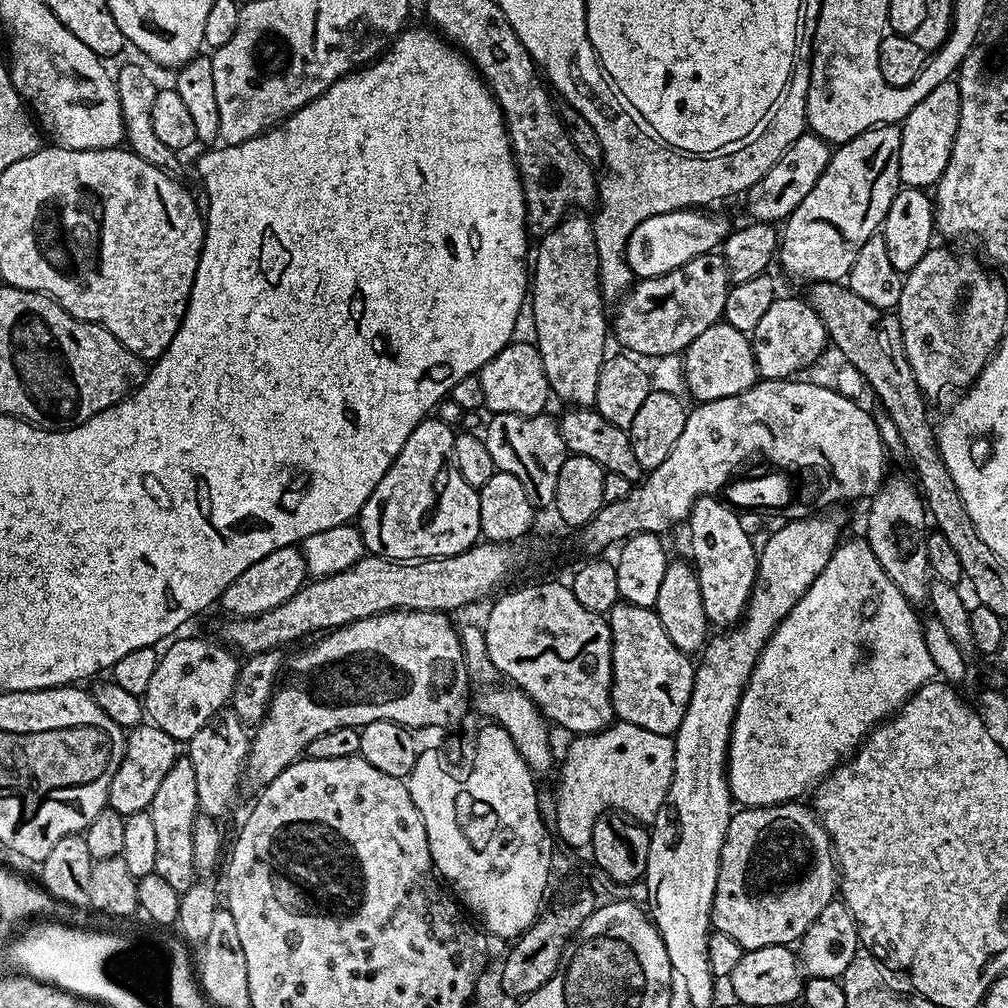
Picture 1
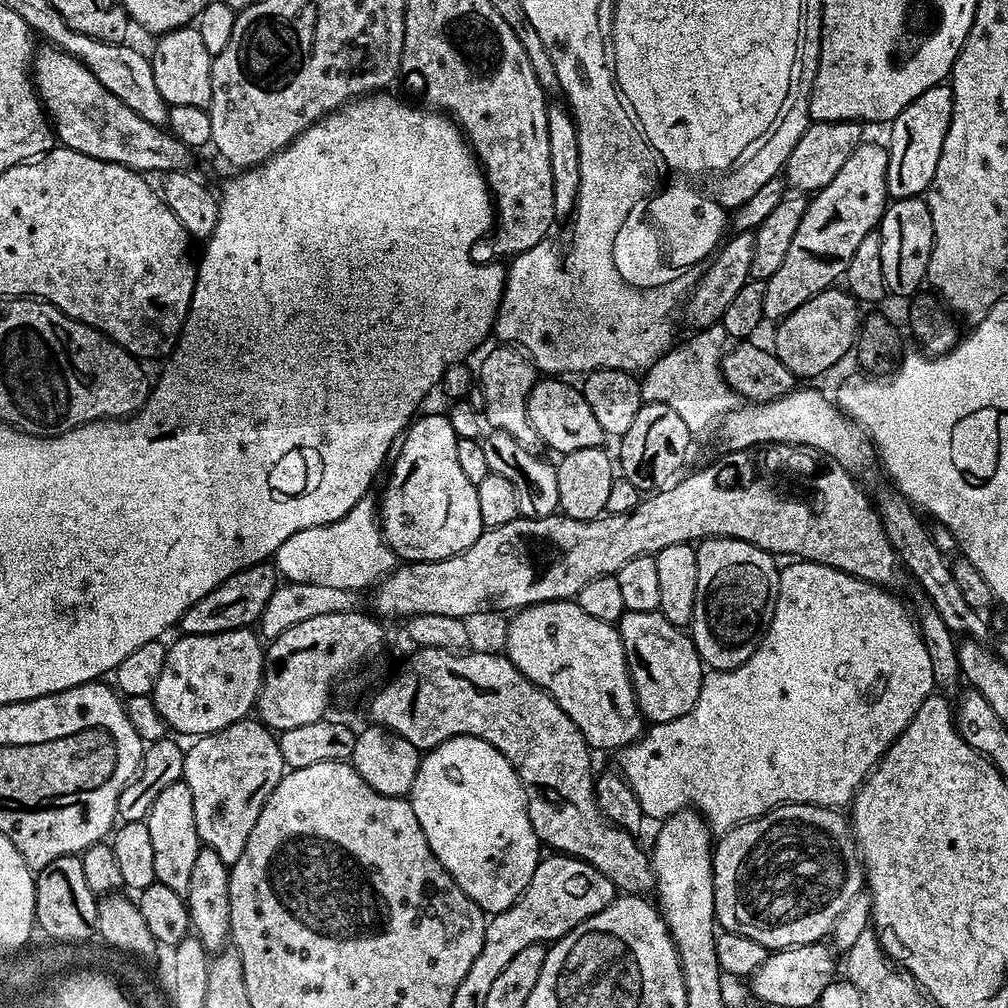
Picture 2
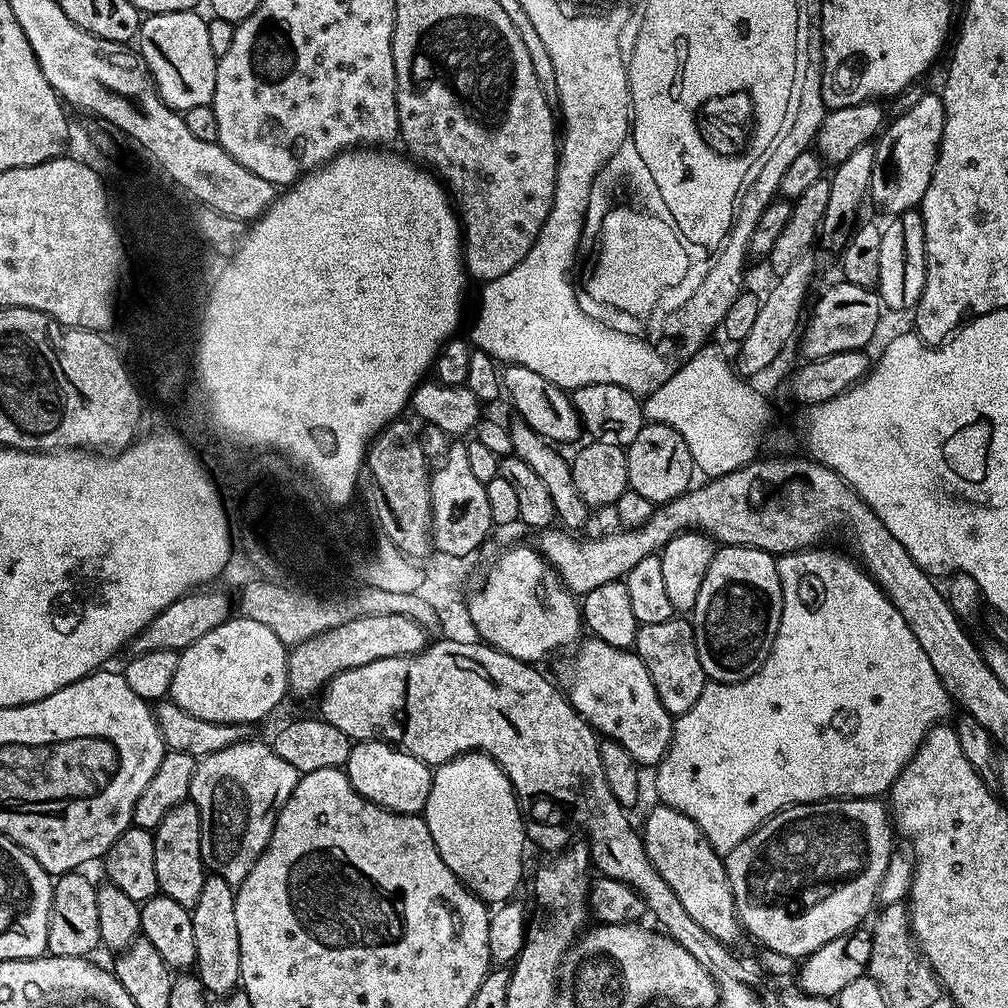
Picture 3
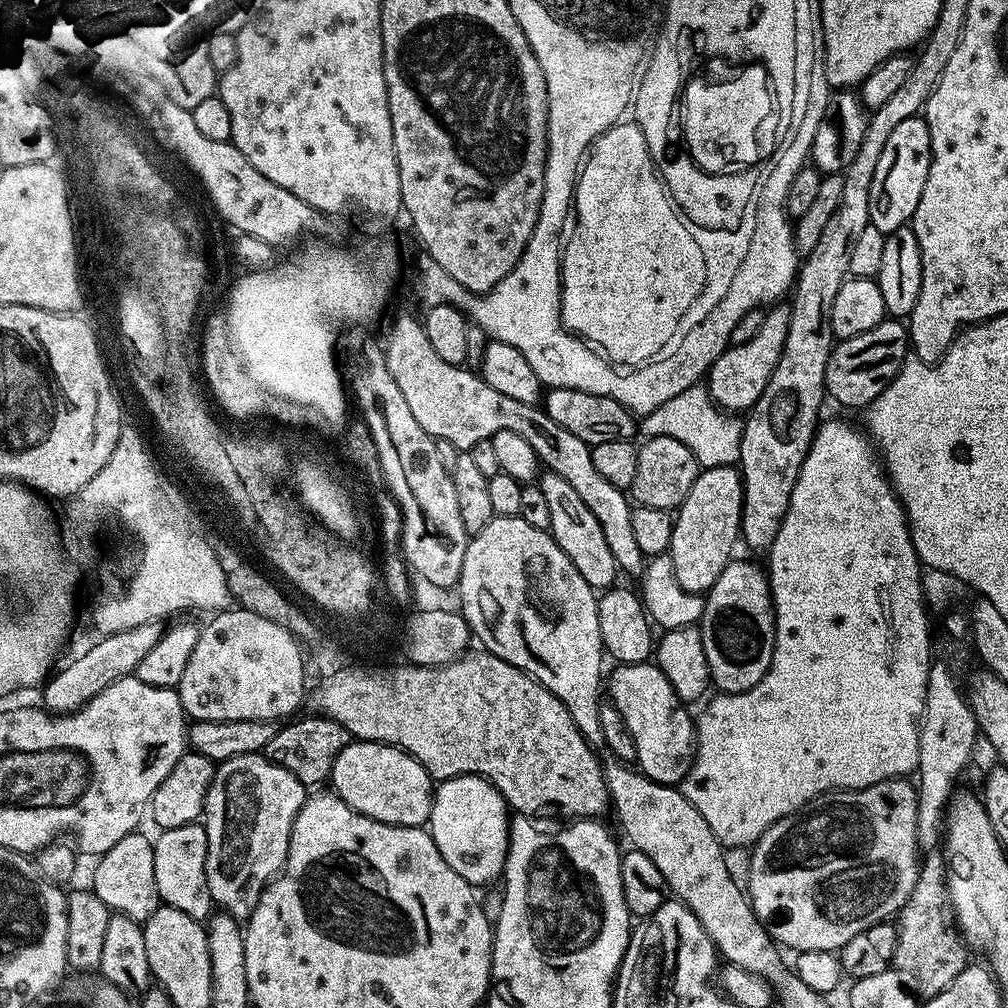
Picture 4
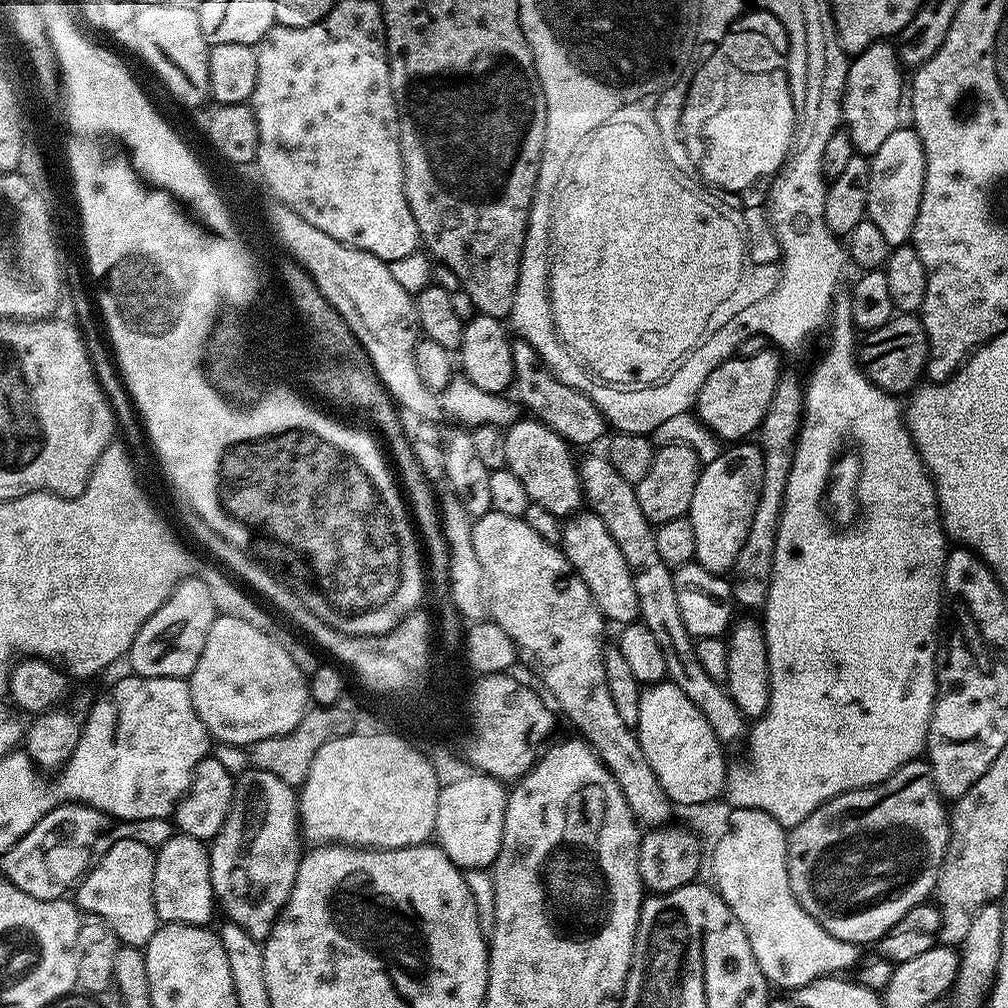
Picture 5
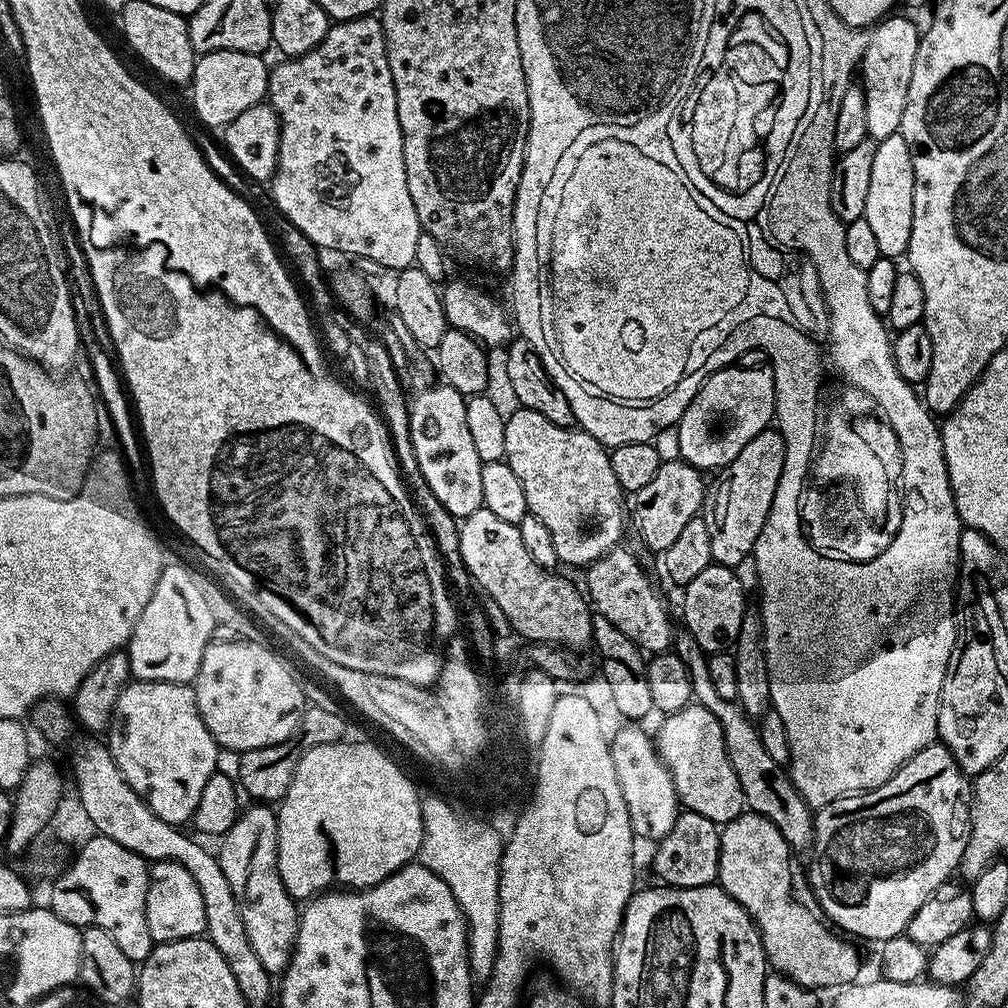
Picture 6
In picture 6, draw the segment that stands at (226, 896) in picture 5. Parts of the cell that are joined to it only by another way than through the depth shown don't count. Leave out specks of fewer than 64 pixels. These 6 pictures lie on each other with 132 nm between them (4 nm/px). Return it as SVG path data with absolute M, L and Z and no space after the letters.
M268 806L245 807L236 817L234 826L219 841L218 859L222 866L222 874L226 874L226 882L230 882L230 890L234 890L234 898L238 902L238 914L242 914L242 926L246 926L246 938L250 938L250 946L262 966L272 977L276 978L288 966L292 957L292 948L296 945L296 931L300 925L300 912L297 901L282 886L282 878L278 874L278 826L276 812Z

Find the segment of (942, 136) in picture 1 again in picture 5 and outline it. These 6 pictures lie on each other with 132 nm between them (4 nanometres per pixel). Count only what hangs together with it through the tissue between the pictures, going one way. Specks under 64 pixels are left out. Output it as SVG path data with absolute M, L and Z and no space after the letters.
M901 126L878 146L878 150L870 158L868 169L868 210L867 219L882 230L883 237L890 246L899 246L911 241L914 222L918 218L918 210L922 202L924 189L924 147L916 134L915 128Z

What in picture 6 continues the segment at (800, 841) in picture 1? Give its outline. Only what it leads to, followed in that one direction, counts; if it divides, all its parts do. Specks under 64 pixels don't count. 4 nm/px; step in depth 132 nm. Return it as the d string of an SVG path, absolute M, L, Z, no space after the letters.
M933 742L918 754L914 754L912 760L906 763L891 776L882 786L878 786L869 792L857 792L854 796L844 796L841 800L830 802L826 807L819 809L814 816L814 853L816 852L816 865L808 872L808 880L812 883L812 892L824 903L824 908L845 928L856 936L865 936L868 940L883 942L903 936L908 931L910 918L918 914L922 902L929 898L946 883L953 879L952 871L955 873L960 866L960 860L964 857L964 851L968 846L968 839L972 833L972 810L970 803L970 776L960 767L960 763L954 758L954 754L943 742Z

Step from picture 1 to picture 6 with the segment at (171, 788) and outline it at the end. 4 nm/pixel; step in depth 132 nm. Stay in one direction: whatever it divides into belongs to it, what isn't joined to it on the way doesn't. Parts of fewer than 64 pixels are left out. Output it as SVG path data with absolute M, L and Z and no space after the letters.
M157 860L148 869L146 926L150 926L156 944L205 935L206 906L202 906L202 890L198 890L198 882L194 882L190 870L177 860Z

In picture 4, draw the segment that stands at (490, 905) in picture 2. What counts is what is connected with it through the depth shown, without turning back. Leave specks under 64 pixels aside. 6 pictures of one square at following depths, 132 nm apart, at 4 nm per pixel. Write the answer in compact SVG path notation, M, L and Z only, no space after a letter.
M455 776L439 781L432 797L430 831L442 858L473 886L499 881L508 853L510 809L502 794L483 776Z

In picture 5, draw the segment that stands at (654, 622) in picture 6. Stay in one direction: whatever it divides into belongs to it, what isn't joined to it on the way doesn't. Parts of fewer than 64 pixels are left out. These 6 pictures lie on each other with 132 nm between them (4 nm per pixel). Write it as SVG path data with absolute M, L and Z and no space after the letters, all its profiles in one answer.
M581 510L563 525L559 547L564 557L572 563L572 568L586 582L594 602L604 613L605 621L616 623L616 626L631 624L639 617L638 594L634 590L632 571L626 566L626 558L622 558L622 550L610 538L610 530L591 510Z

